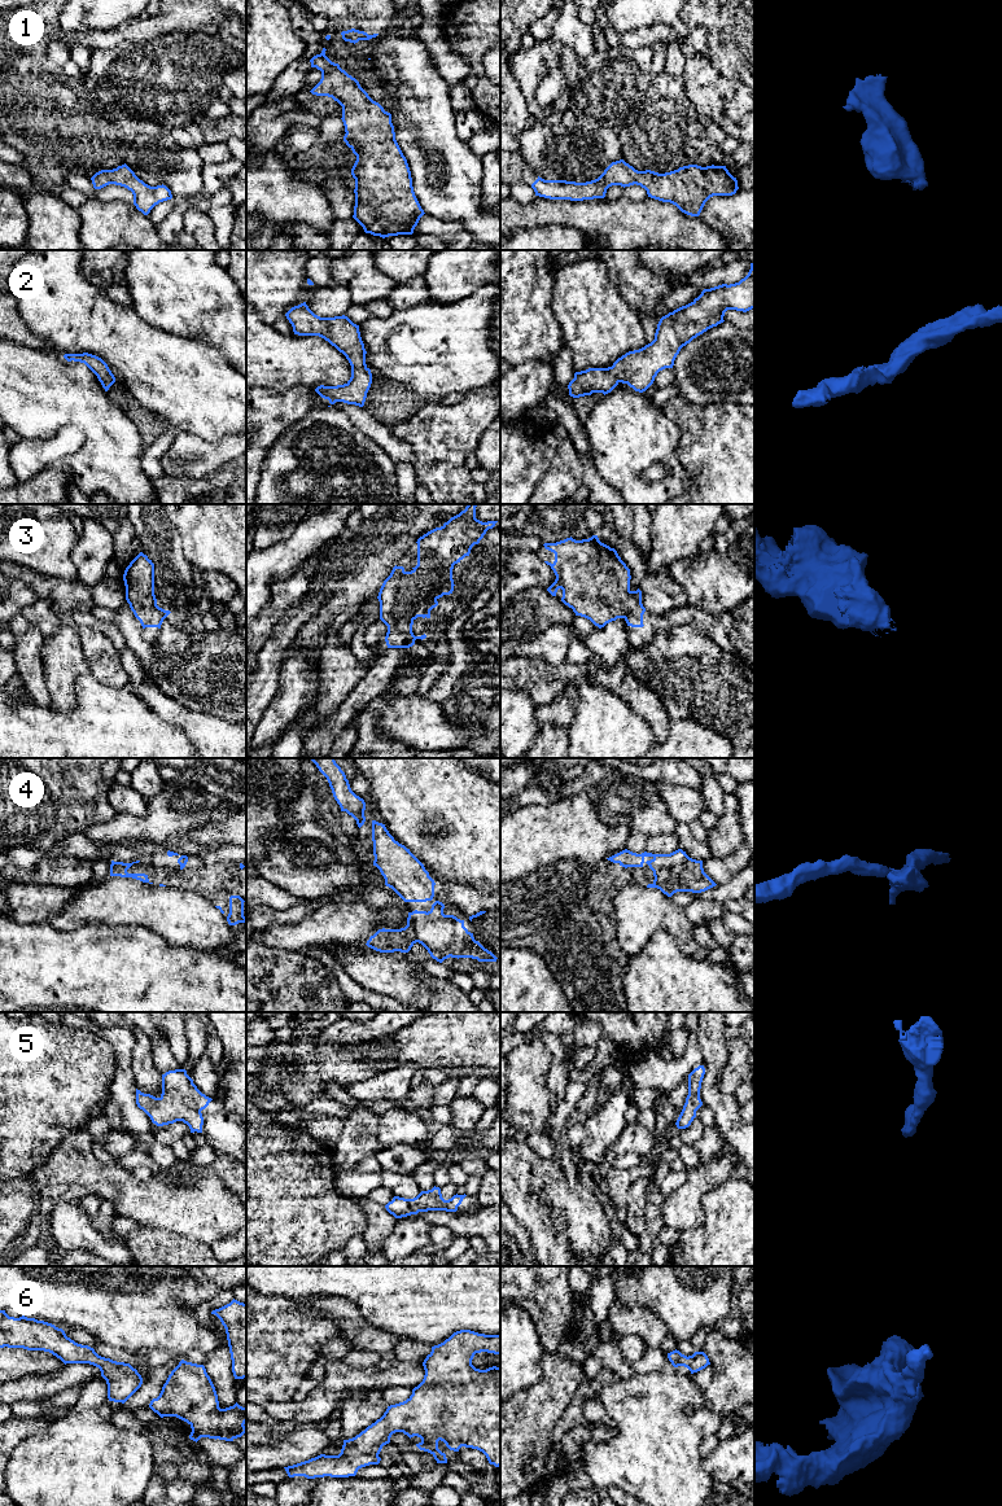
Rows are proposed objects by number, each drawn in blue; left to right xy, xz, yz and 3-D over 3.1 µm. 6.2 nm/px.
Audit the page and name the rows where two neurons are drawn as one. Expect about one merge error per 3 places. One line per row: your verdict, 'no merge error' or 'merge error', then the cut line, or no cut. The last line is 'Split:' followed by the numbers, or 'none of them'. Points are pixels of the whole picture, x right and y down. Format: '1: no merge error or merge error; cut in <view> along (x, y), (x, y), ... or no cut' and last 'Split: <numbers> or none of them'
1: no merge error; no cut
2: no merge error; no cut
3: no merge error; no cut
4: no merge error; no cut
5: no merge error; no cut
6: no merge error; no cut
Split: none of them

